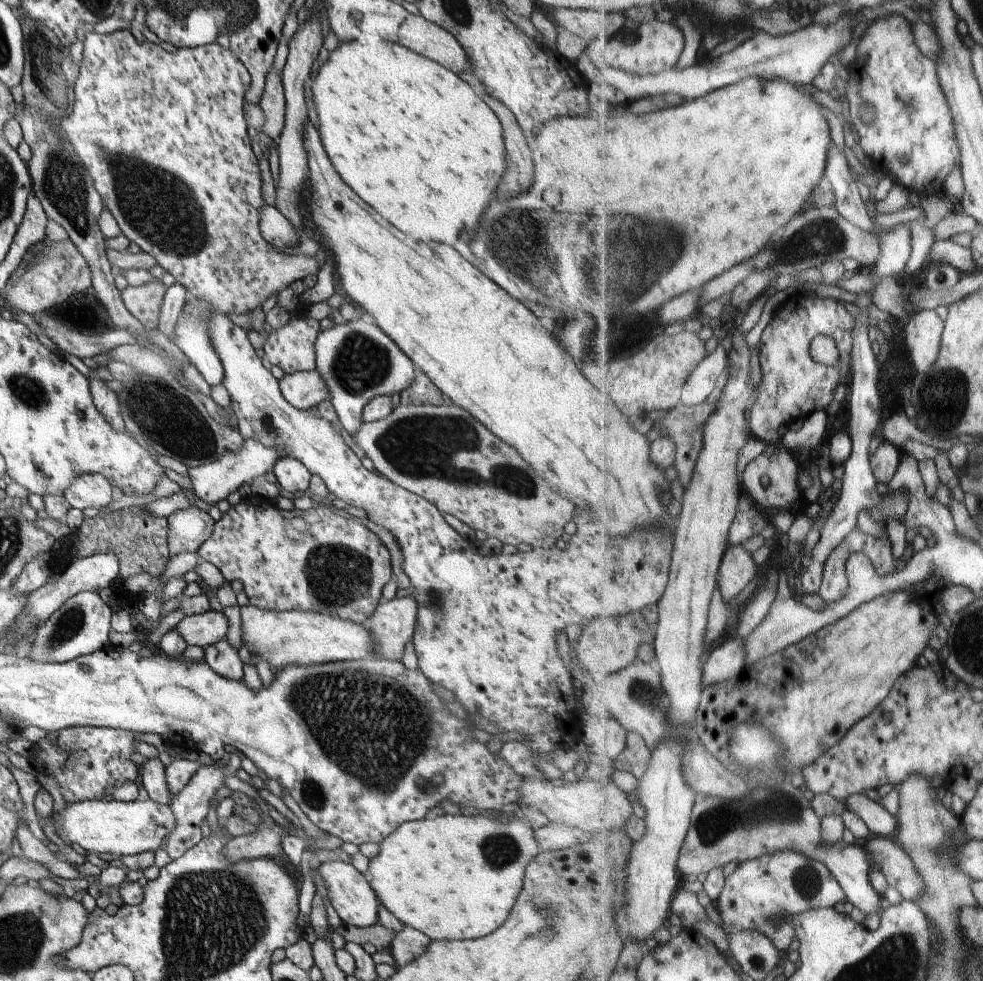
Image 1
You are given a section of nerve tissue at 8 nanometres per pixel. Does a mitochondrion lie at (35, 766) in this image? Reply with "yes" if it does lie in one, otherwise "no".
no

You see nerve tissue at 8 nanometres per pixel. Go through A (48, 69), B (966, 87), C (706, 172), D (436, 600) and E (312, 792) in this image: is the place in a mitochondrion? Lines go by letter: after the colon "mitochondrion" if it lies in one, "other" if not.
A: mitochondrion
B: other
C: other
D: mitochondrion
E: mitochondrion

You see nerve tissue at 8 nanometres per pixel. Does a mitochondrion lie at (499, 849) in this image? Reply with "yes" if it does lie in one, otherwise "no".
yes

